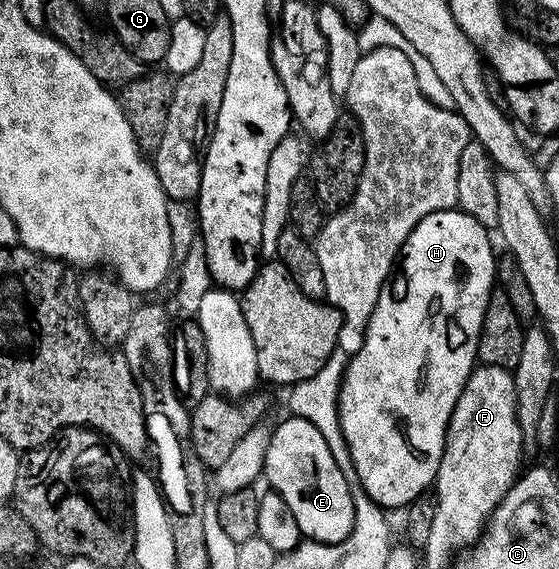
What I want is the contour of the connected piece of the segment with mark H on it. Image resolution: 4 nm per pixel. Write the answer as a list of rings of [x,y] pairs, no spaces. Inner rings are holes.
[[[454,209],[440,211],[423,217],[403,241],[401,253],[396,264],[389,273],[389,279],[379,293],[379,301],[375,305],[375,313],[371,313],[371,321],[365,330],[363,345],[359,353],[348,356],[345,364],[345,375],[342,377],[341,388],[338,390],[338,419],[342,427],[343,437],[350,449],[350,457],[357,473],[360,487],[371,496],[383,509],[400,507],[405,509],[418,497],[424,496],[425,487],[432,488],[437,481],[437,470],[445,448],[445,434],[449,428],[449,418],[455,409],[455,401],[459,401],[459,393],[463,393],[463,385],[478,362],[477,342],[480,340],[480,329],[484,325],[484,311],[487,309],[489,296],[495,290],[497,264],[493,255],[493,243],[489,240],[490,228],[479,225],[475,217],[466,211]]]

